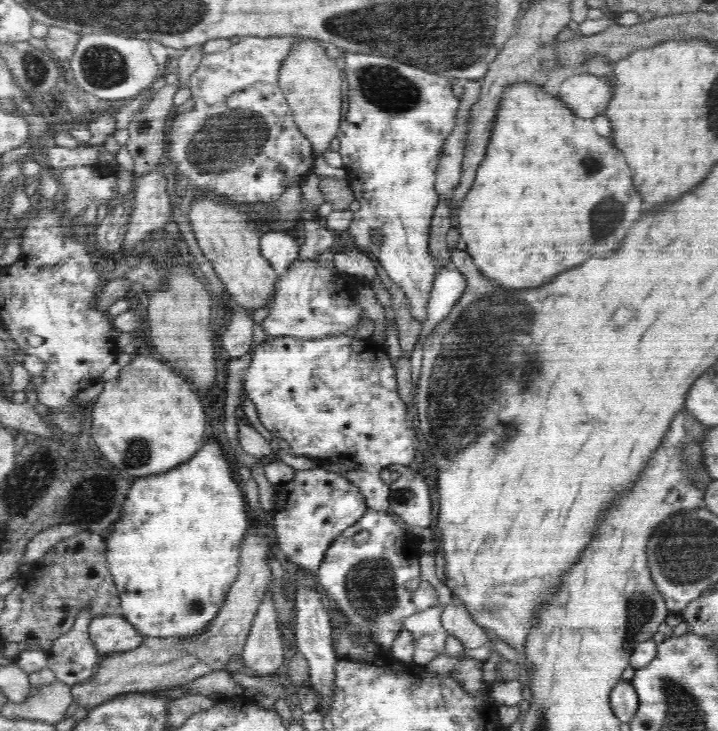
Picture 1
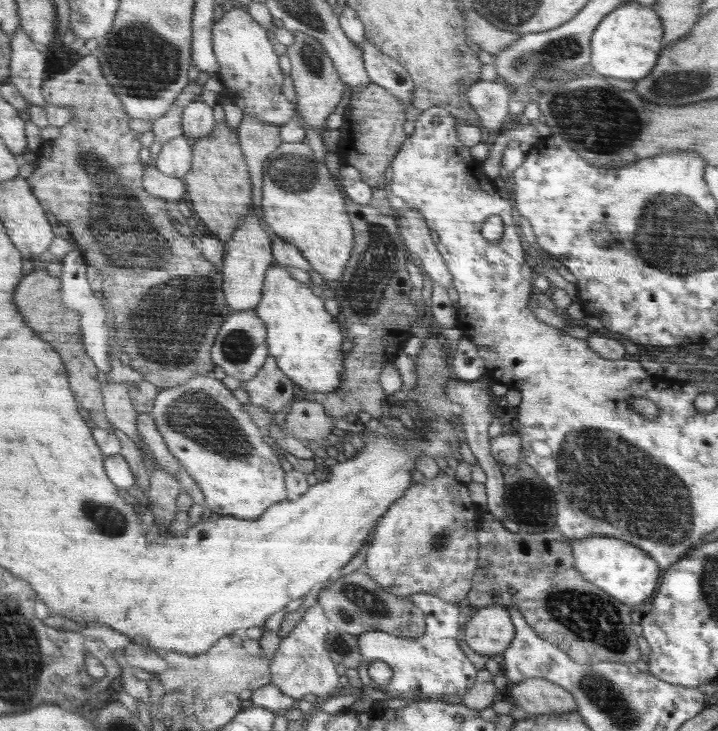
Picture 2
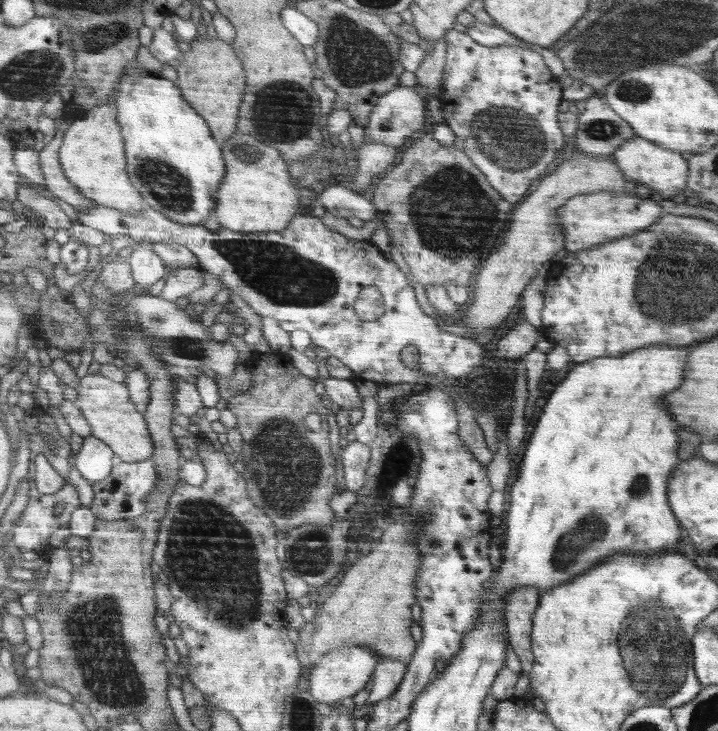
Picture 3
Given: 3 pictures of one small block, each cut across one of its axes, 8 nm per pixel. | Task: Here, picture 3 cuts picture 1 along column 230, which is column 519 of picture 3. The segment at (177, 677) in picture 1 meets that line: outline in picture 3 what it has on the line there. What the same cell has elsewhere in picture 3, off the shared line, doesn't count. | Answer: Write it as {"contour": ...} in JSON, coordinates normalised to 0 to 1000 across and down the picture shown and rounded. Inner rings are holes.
{"contour":[[[735,800],[735,804],[716,804],[709,818],[703,854],[706,878],[727,908],[727,919],[737,922],[744,910],[740,889],[742,843],[752,825],[752,817],[747,811],[747,804]]]}

